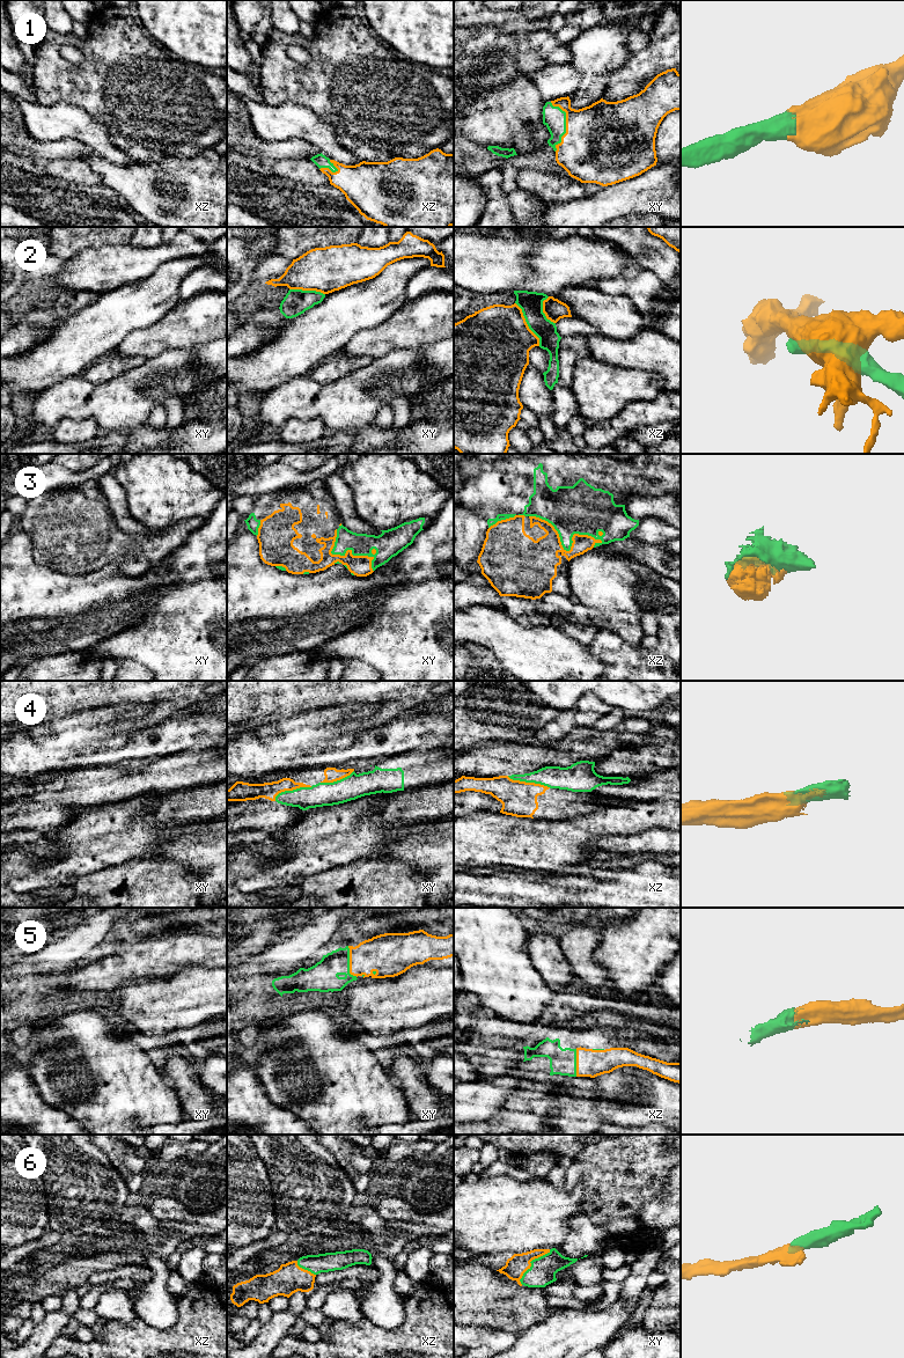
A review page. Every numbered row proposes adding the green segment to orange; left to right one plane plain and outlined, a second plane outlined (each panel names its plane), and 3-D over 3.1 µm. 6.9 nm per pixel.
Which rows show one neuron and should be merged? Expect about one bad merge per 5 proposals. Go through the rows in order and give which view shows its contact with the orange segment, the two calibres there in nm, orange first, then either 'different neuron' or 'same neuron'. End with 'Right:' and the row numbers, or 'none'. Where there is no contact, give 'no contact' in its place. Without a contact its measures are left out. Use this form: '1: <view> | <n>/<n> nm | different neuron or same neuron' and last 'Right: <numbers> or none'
1: xy | 480/160 nm | same neuron
2: xz | 480/160 nm | different neuron
3: xz | 340/280 nm | same neuron
4: xz | 240/160 nm | same neuron
5: xy | 280/200 nm | same neuron
6: xy | 150/190 nm | same neuron
Right: 1, 3, 4, 5, 6

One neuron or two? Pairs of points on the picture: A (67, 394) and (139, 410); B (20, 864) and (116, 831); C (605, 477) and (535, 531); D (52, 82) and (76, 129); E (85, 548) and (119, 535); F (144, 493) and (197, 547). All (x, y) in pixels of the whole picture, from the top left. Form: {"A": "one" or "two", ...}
{"A": "one", "B": "two", "C": "one", "D": "two", "E": "one", "F": "two"}

